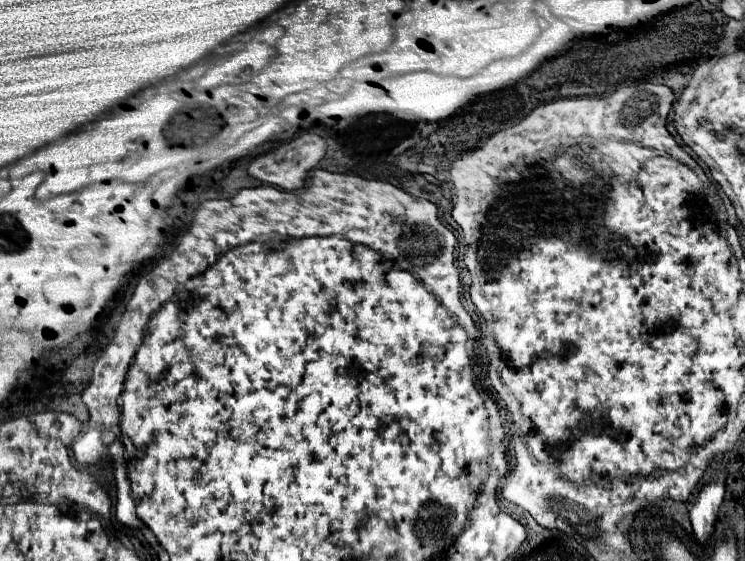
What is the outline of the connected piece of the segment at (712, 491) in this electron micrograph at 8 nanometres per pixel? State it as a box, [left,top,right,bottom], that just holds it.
[691,477,725,545]

